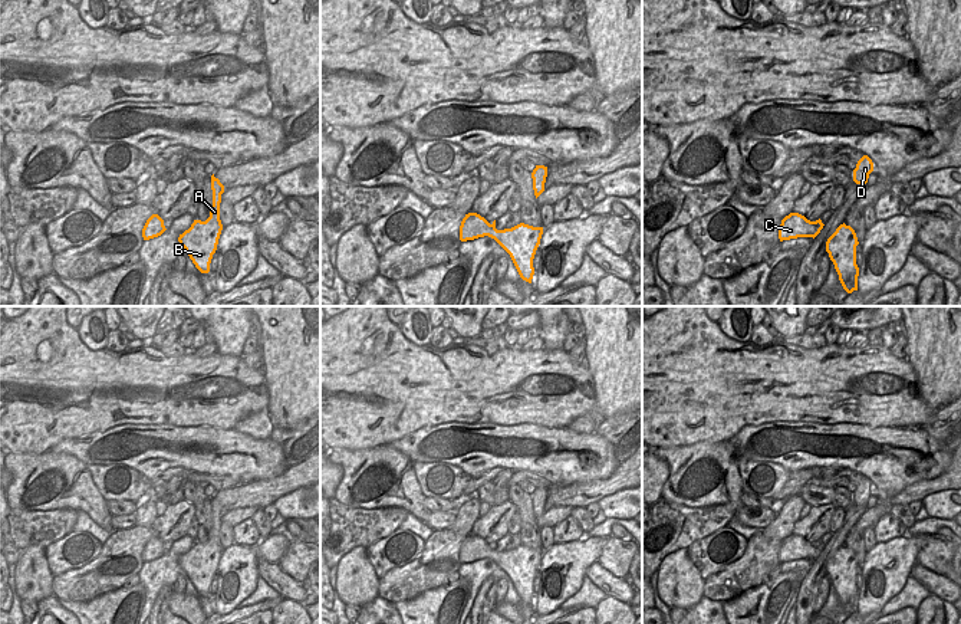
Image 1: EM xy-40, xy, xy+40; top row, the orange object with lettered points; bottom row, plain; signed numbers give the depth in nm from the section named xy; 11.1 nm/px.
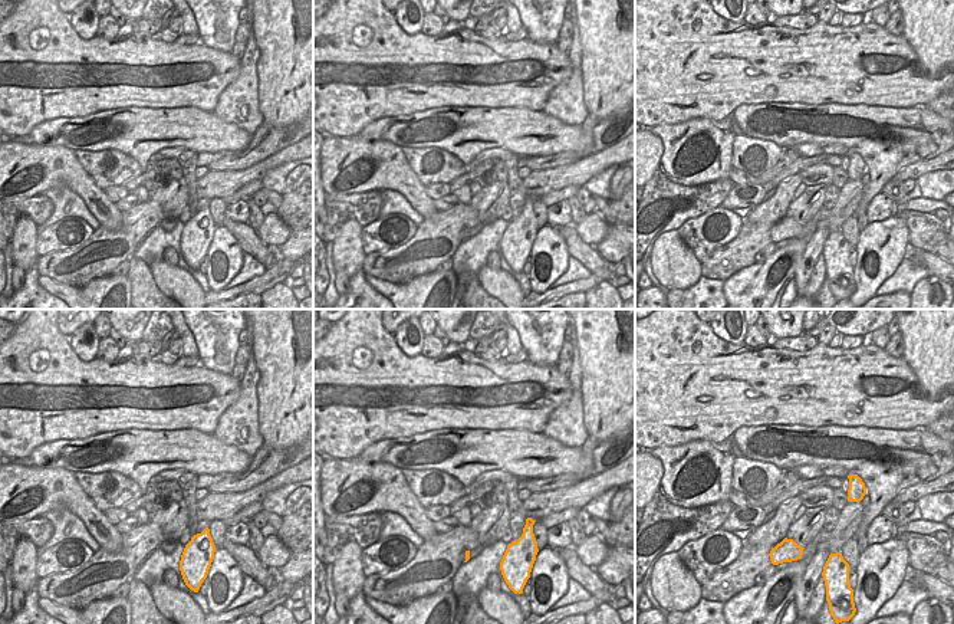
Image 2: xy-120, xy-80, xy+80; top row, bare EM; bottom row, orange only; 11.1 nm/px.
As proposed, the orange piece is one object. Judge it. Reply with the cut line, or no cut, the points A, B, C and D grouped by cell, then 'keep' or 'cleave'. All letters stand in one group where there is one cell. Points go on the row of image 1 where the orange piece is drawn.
no cut | A B C D | keep

